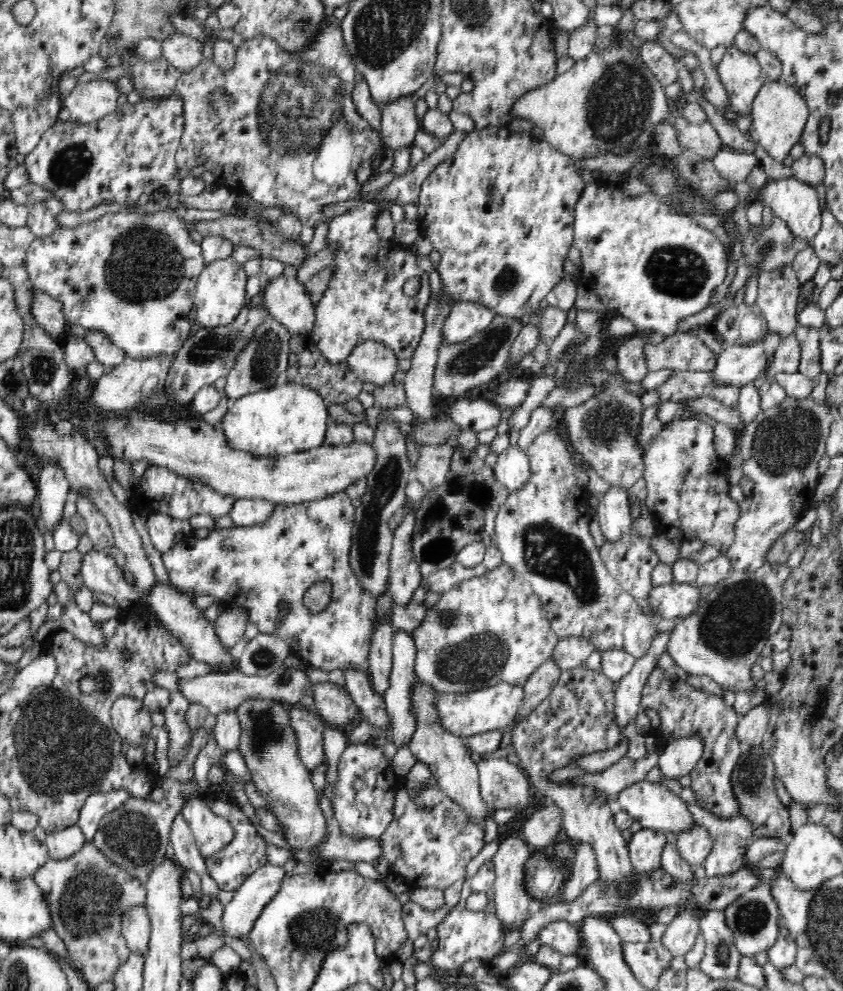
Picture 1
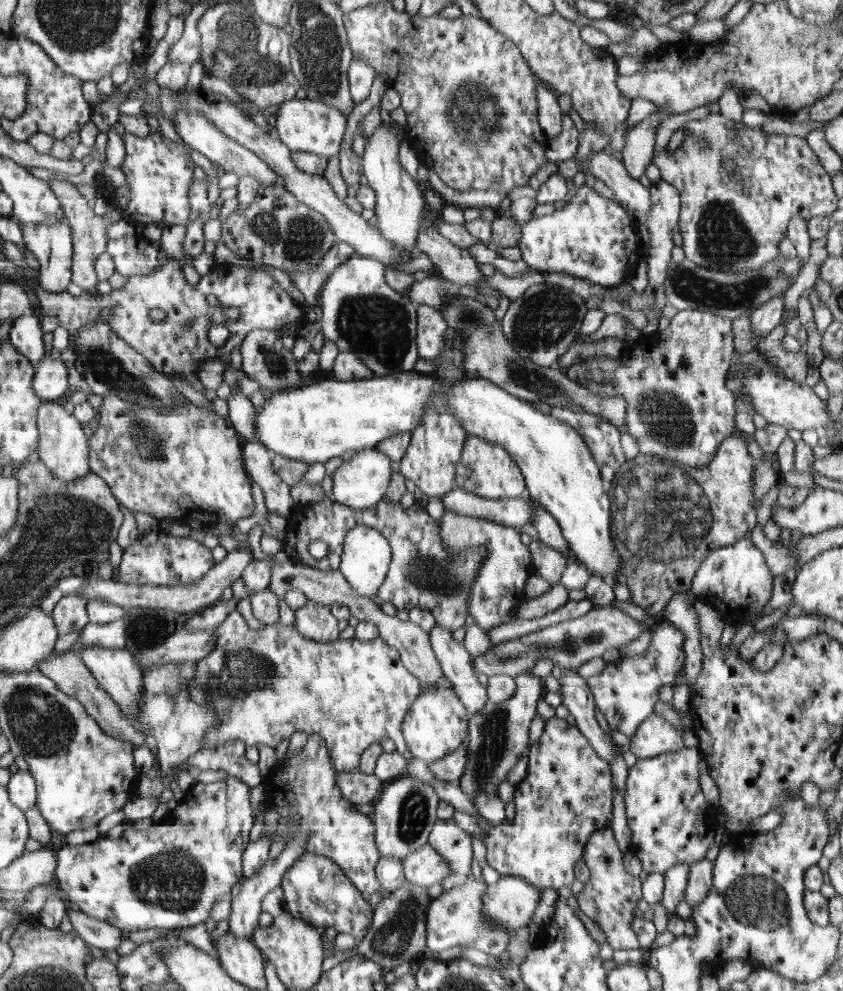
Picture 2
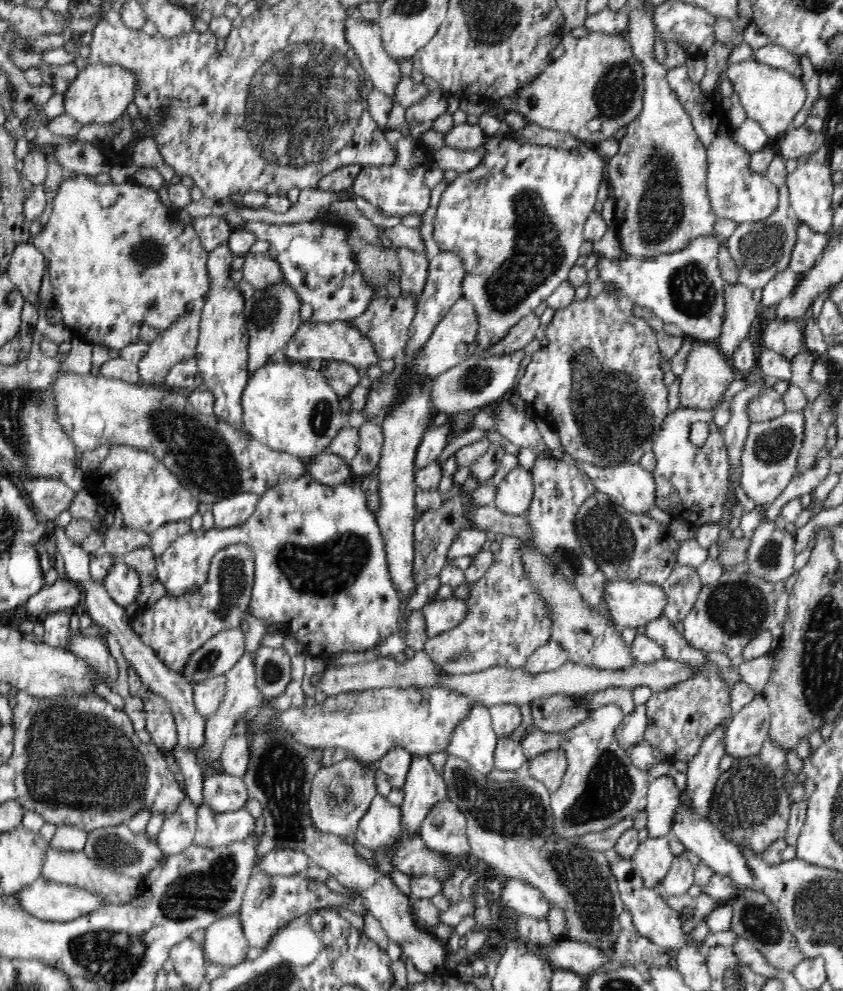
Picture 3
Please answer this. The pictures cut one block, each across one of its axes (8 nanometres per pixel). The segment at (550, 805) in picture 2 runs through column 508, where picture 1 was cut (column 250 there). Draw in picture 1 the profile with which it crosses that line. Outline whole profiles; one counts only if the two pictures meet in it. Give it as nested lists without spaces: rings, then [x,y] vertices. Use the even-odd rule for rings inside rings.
[[[212,794],[206,796],[205,801],[214,814],[223,817],[234,829],[234,840],[232,842],[226,844],[218,852],[204,858],[208,874],[220,890],[228,890],[228,892],[237,890],[244,880],[267,863],[266,848],[268,848],[268,843],[263,841],[261,831],[244,815],[237,803],[215,797]]]

